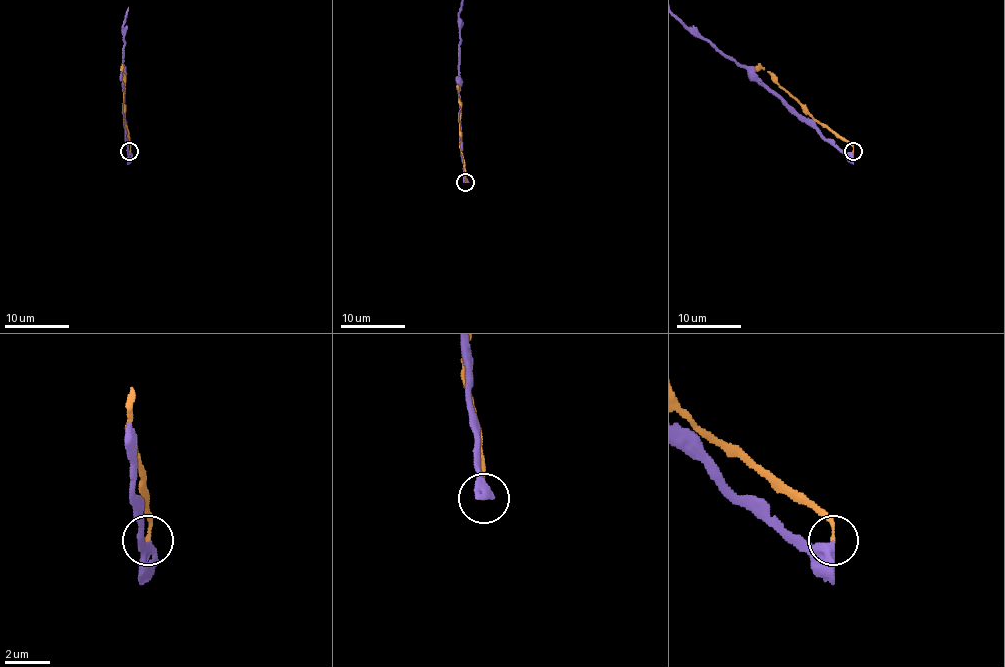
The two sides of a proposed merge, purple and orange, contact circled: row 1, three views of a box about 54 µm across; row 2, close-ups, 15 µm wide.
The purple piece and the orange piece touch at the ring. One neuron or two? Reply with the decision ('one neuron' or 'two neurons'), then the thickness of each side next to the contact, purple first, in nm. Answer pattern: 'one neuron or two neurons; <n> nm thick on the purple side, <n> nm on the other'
two neurons; 480 nm thick on the purple side, 170 nm on the other

